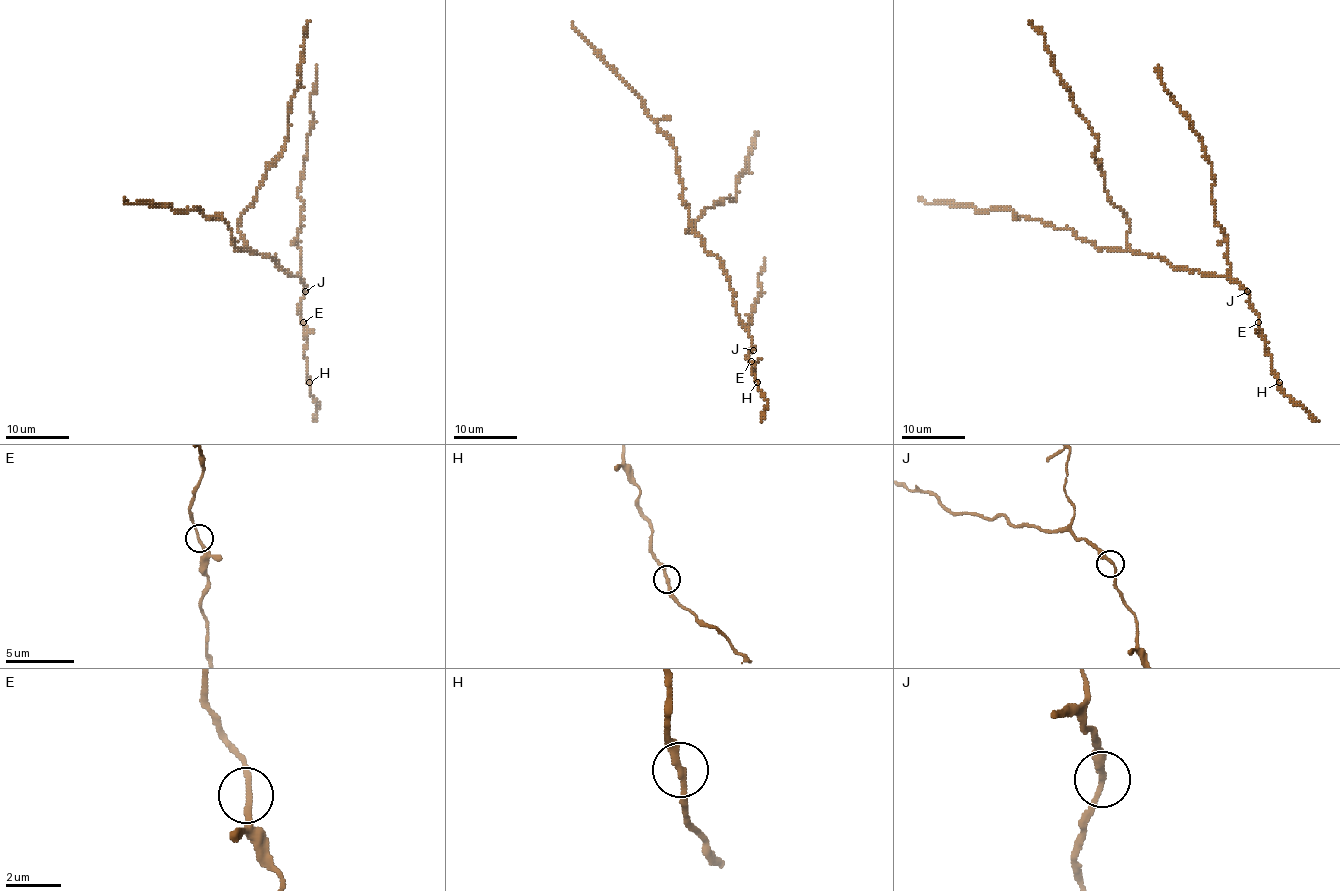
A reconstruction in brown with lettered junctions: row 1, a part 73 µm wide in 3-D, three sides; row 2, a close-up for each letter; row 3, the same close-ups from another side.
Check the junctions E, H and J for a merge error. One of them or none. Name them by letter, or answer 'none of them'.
none of them

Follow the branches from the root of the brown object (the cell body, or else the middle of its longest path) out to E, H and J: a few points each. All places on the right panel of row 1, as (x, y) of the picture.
E: (1154, 256), (1165, 258), (1175, 267), (1227, 275), (1238, 282), (1249, 293), (1249, 302), (1258, 316), (1258, 322)
H: (1154, 256), (1165, 258), (1175, 267), (1227, 275), (1249, 293), (1279, 382)
J: (1154, 256), (1165, 258), (1175, 267), (1227, 275), (1247, 291)

